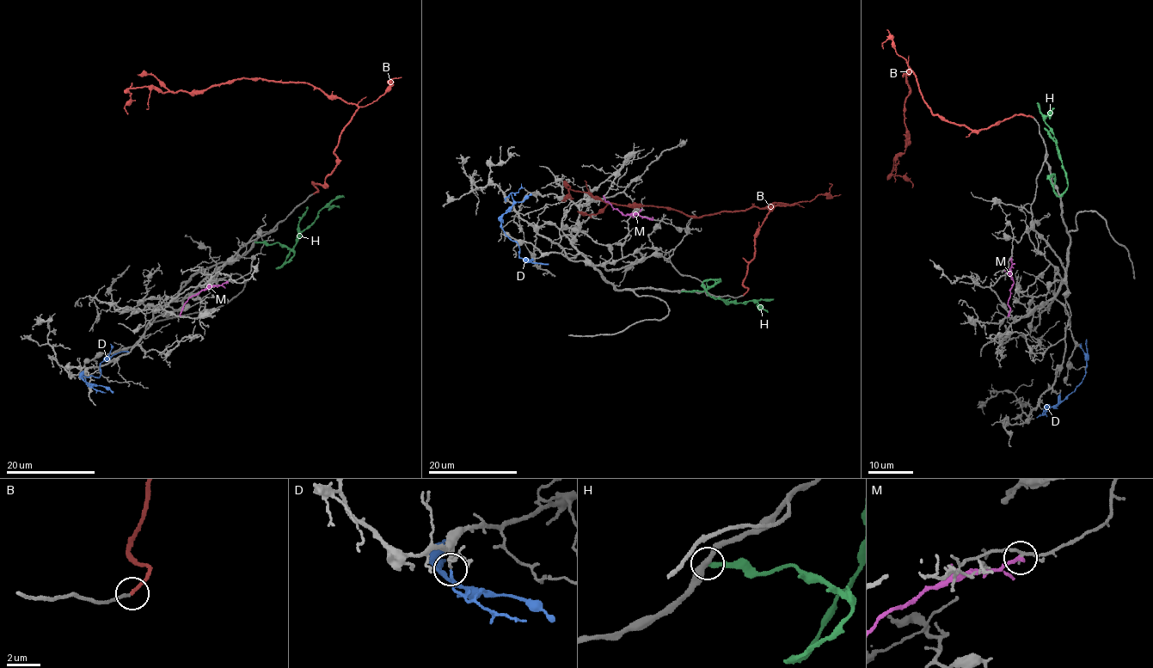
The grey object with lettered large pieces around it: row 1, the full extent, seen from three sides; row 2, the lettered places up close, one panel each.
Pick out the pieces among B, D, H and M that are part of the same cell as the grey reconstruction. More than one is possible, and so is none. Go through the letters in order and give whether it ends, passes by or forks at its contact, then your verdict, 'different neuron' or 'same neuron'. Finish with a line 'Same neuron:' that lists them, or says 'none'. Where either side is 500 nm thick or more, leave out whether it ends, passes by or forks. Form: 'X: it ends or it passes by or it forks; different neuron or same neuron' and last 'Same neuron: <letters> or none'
B: it ends; same neuron
D: it passes by; different neuron
H: it ends; different neuron
M: it ends; different neuron
Same neuron: B

